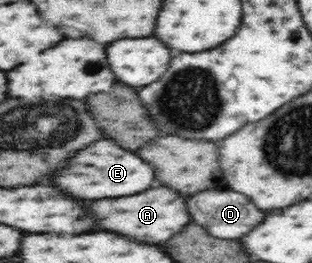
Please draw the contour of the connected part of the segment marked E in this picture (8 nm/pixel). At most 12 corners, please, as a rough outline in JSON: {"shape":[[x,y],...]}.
{"shape":[[103,139],[55,181],[79,199],[153,187],[153,165]]}

